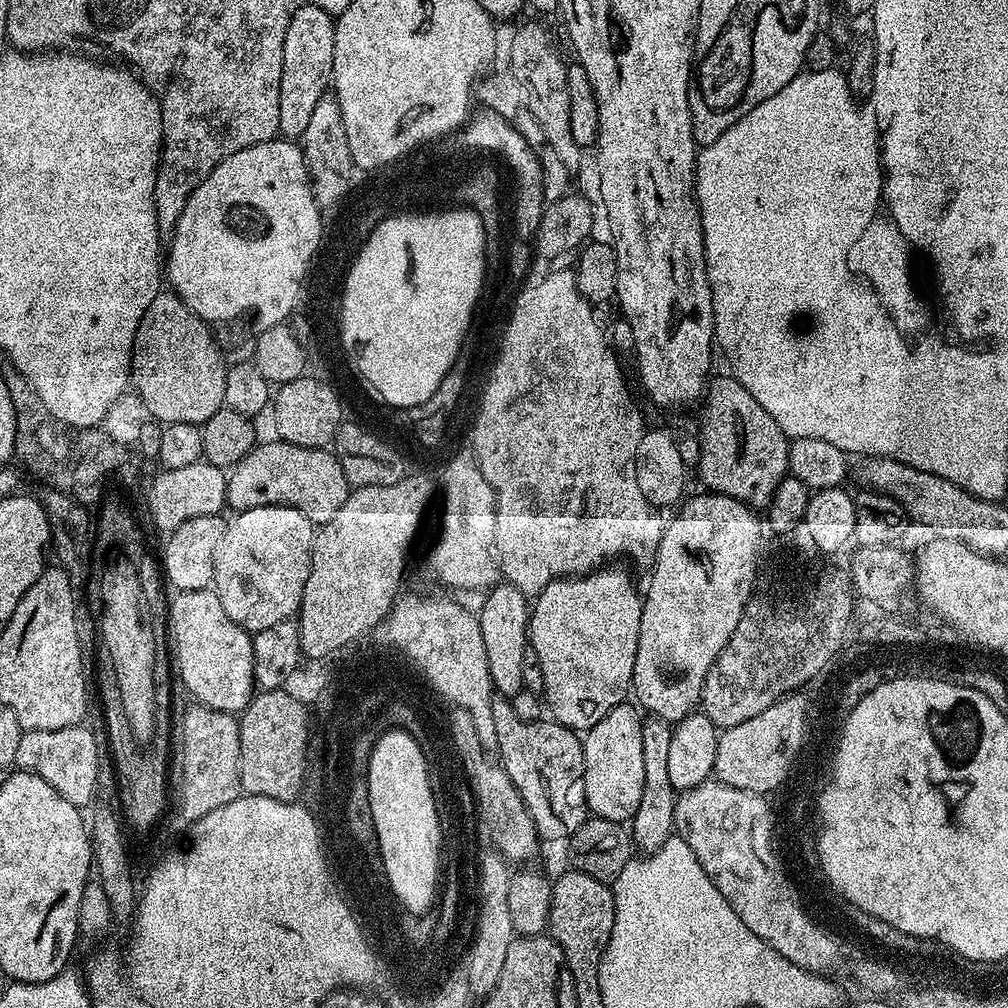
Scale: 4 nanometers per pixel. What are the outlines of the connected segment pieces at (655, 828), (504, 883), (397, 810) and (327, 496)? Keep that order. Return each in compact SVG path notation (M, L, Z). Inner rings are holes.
M645 719L642 732L642 763L645 764L646 778L642 786L642 802L630 821L630 835L633 845L641 853L657 852L674 832L674 806L677 791L670 782L669 751L673 725L667 720Z
M489 850L488 853L481 855L478 860L478 896L480 894L480 913L476 916L475 928L480 932L480 938L476 940L475 951L467 951L470 956L470 978L468 987L476 998L487 997L489 992L494 990L498 978L502 974L502 966L506 962L506 950L510 950L514 933L510 922L510 882L512 872L510 871L509 861L505 860L499 852Z
M388 730L383 733L376 747L376 757L371 759L370 764L370 803L376 807L376 819L373 822L383 864L383 879L389 889L392 887L392 892L396 895L395 903L405 913L427 913L427 908L437 903L438 881L442 876L440 822L434 794L431 793L428 767L418 742L403 730Z
M273 439L273 444L257 443L227 473L226 504L233 513L245 512L267 504L285 504L298 510L313 525L330 522L342 502L346 502L350 485L338 458L328 448L303 448Z

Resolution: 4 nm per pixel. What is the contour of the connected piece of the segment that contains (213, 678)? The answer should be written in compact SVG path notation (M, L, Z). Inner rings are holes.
M215 591L175 593L176 597L167 605L170 652L174 657L174 668L180 671L184 688L195 703L213 708L215 712L239 714L252 701L254 695L254 650L252 636L238 626L222 610L222 602Z

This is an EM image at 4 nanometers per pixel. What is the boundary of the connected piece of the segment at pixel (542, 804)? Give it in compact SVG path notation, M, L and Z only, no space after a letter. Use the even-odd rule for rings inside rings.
M497 695L492 709L499 763L503 764L506 774L510 774L510 782L514 782L518 794L522 794L522 802L526 802L530 818L534 818L536 832L545 841L567 841L590 816L584 789L581 737L551 718L520 720L507 696Z

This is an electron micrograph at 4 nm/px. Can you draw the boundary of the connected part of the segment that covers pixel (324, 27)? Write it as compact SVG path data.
M305 2L298 10L294 10L294 18L290 18L290 26L286 26L286 42L282 50L282 82L278 102L281 137L303 137L318 98L329 91L334 66L335 29L334 17L326 10L318 10L318 6L311 2Z

